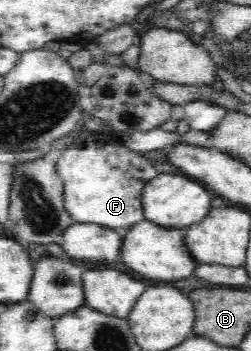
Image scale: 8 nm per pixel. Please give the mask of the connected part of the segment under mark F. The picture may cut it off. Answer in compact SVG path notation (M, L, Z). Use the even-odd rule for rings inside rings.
M82 131L79 139L82 137L83 141L81 143L71 145L61 153L62 155L55 166L63 181L65 208L72 215L74 222L94 223L125 232L129 227L144 220L140 199L142 187L154 177L158 177L158 171L154 169L148 159L139 155L139 152L122 147L118 143L118 138L112 139L106 132L88 135Z

